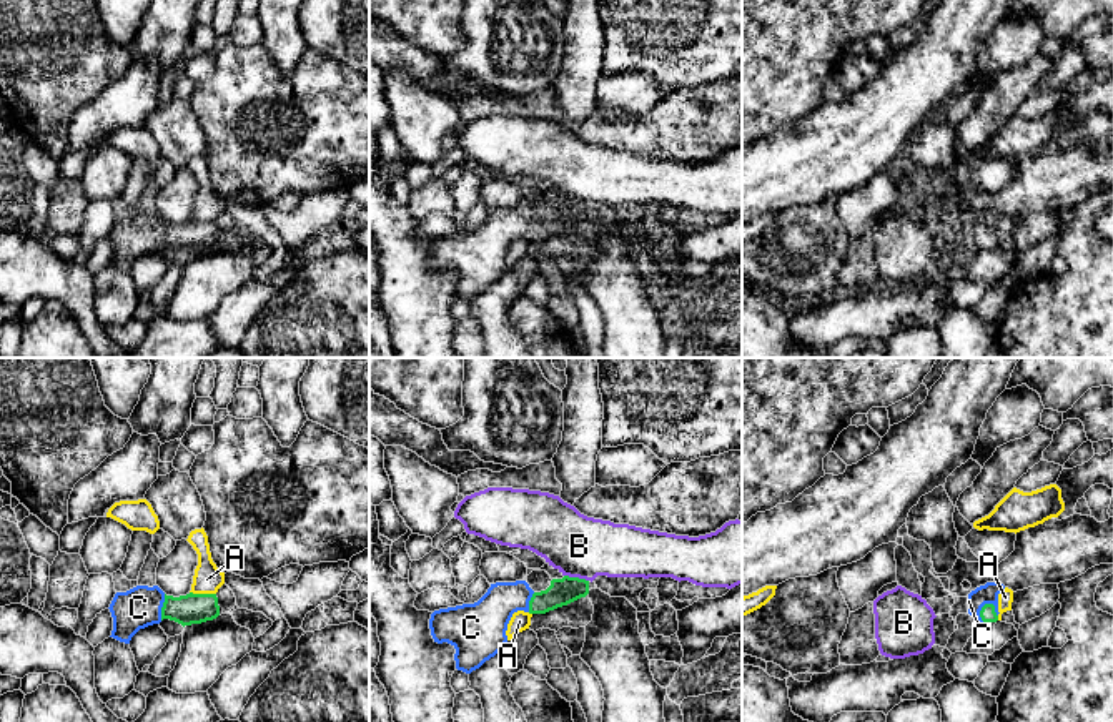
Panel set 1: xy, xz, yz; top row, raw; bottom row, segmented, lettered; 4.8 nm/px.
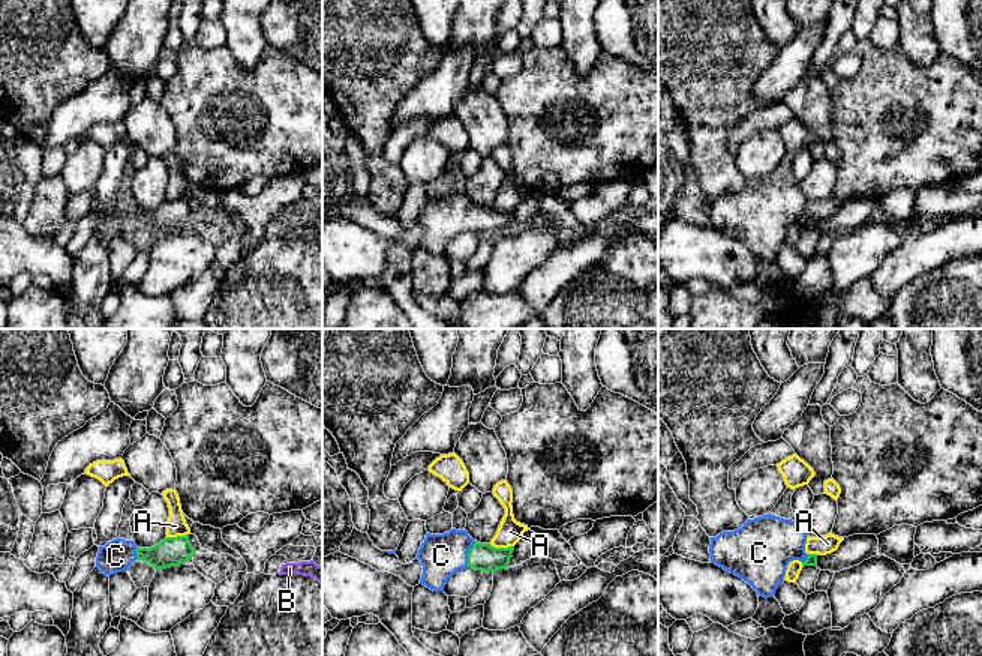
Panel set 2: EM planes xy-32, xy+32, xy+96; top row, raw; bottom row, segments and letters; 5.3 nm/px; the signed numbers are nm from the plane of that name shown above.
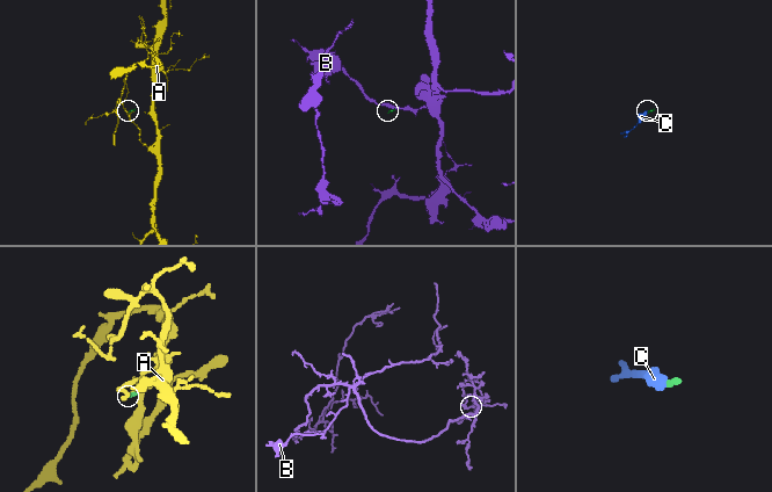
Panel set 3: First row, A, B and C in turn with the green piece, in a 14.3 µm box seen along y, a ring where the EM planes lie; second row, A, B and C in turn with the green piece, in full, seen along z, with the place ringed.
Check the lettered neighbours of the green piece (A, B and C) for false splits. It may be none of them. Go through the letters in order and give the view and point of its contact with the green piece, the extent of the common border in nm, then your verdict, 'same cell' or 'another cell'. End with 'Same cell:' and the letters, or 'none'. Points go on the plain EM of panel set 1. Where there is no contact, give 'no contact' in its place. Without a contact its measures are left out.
A: xy (203, 222) | 130 nm | another cell
B: xz (576, 205) | 120 nm | another cell
C: yz (982, 237) | 110 nm | same cell
Same cell: C

